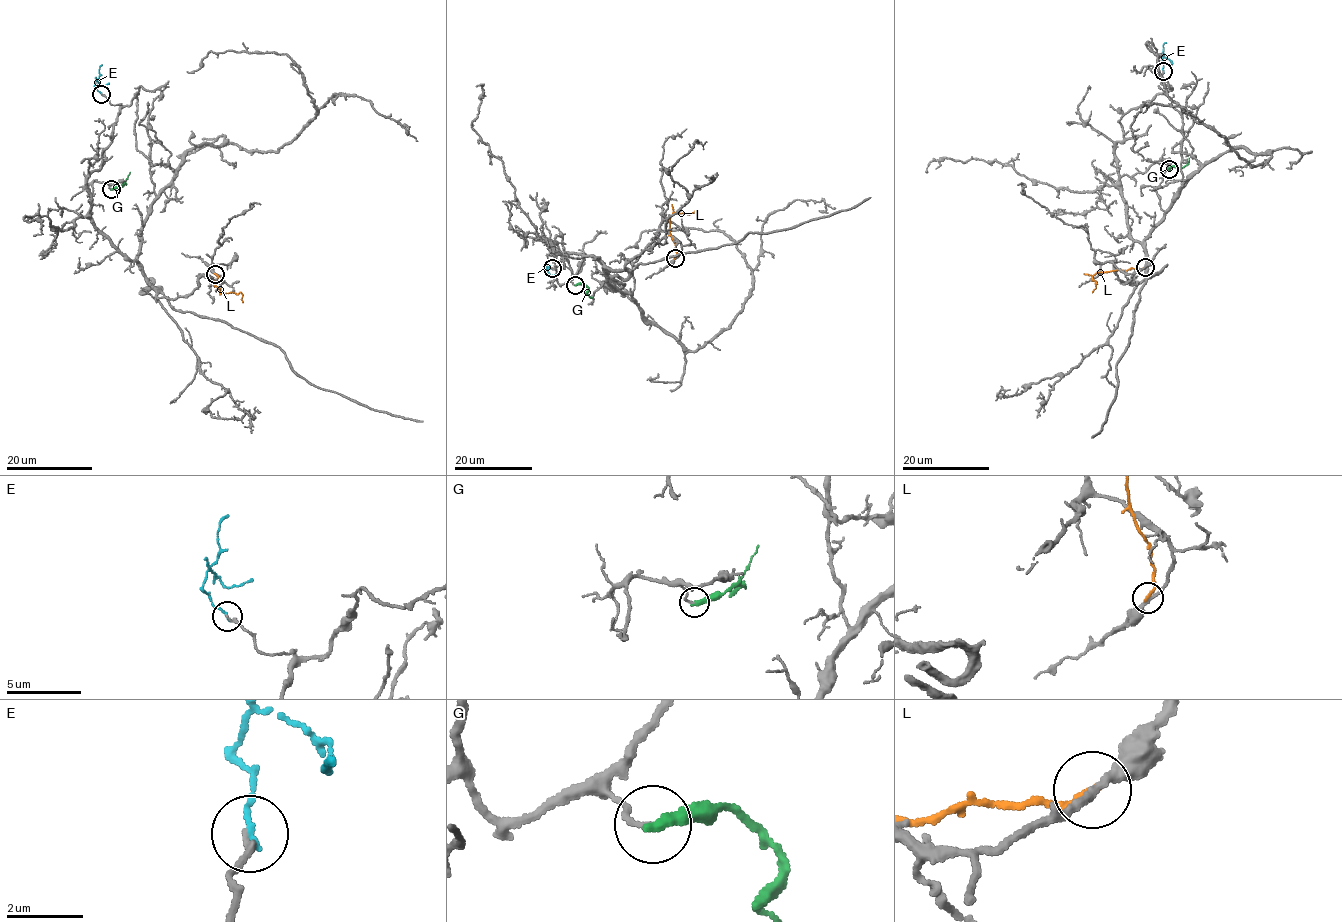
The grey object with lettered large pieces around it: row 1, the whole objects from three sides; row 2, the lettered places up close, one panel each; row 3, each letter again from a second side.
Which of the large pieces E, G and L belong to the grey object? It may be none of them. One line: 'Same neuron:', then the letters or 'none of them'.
Same neuron: none of them

